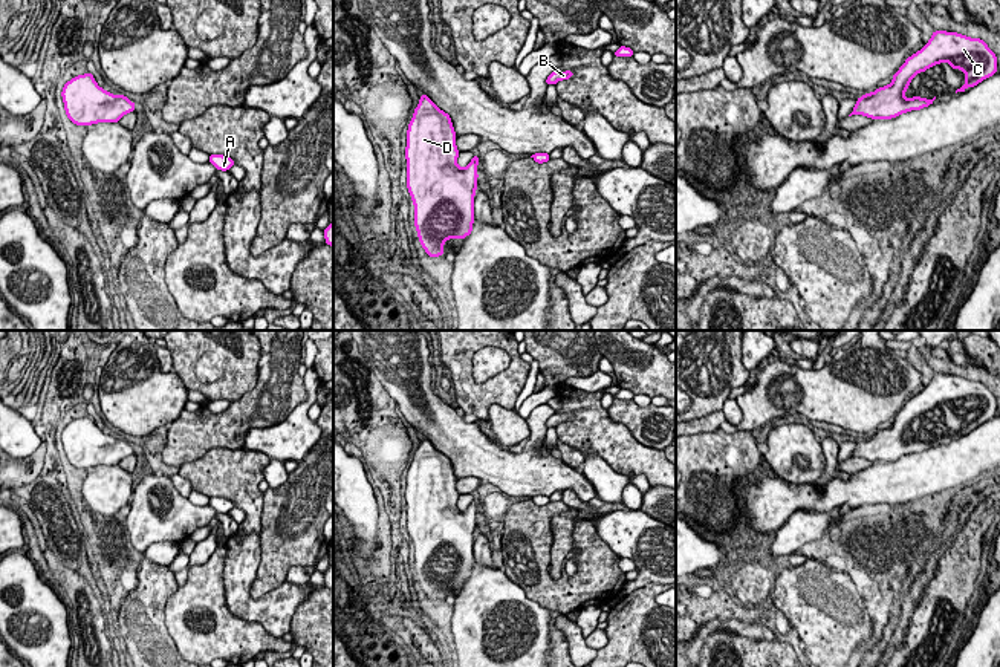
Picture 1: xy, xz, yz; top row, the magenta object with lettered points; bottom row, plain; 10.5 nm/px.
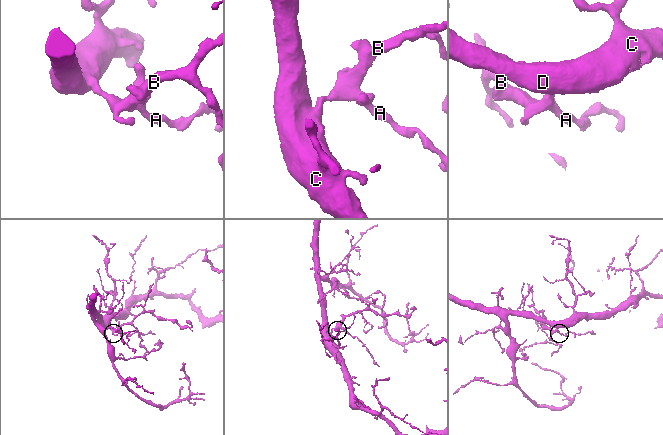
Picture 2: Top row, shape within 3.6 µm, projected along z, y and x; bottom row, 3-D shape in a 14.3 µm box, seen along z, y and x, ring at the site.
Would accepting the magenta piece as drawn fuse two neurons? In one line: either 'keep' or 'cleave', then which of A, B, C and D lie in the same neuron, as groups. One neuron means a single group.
keep | A B C D

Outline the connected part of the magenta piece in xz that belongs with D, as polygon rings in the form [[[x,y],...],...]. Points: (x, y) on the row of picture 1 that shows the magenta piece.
[[[420,93],[417,107],[407,130],[407,188],[414,205],[414,226],[417,237],[428,254],[434,259],[443,254],[443,243],[453,237],[465,239],[472,231],[474,196],[477,190],[479,156],[460,168],[456,133],[448,113],[440,110],[427,95]]]

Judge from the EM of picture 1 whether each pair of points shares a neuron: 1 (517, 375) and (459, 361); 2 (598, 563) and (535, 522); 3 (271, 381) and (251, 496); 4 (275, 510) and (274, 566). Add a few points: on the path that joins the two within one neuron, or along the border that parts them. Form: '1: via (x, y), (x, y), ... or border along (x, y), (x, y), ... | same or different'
1: via (500, 387), (476, 387), (467, 378) | same
2: via (571, 585), (552, 585), (540, 572), (535, 549) | same
3: border along (242, 447), (211, 449), (207, 453) | different
4: via (274, 523), (274, 553) | same

